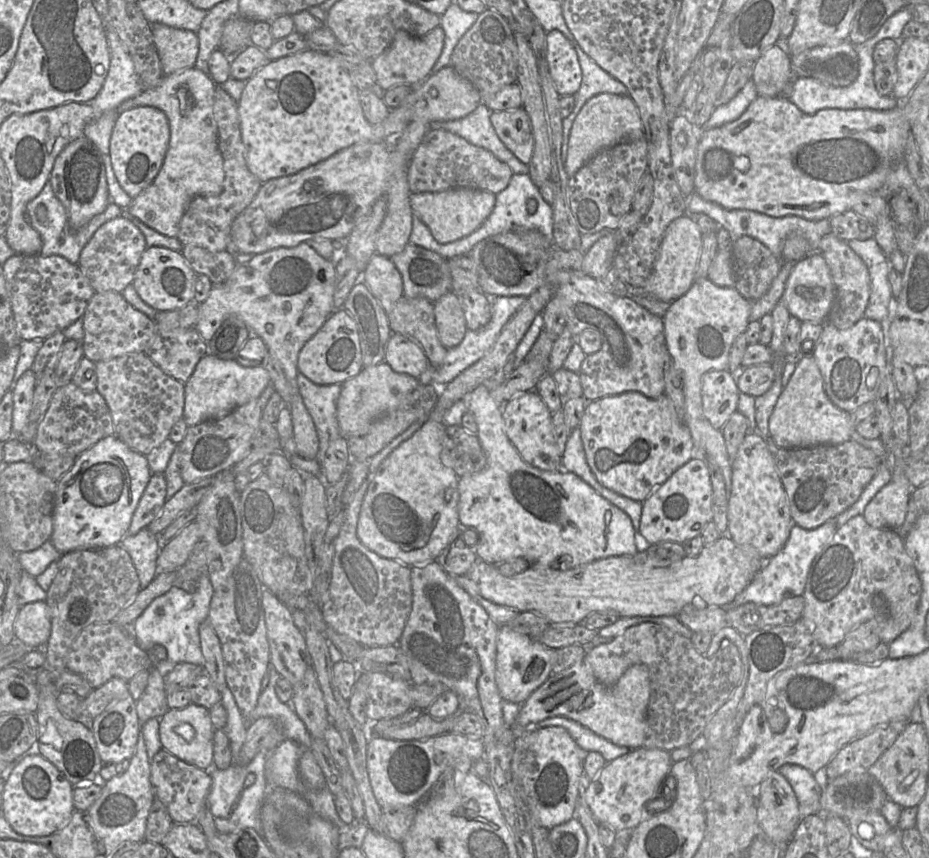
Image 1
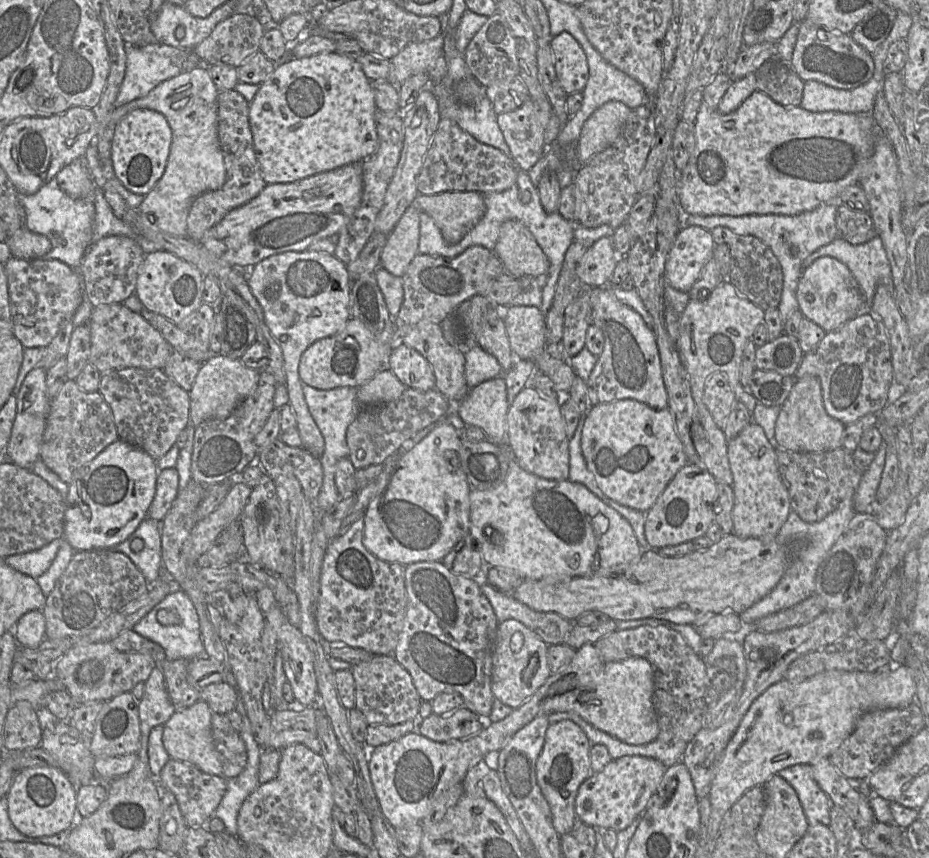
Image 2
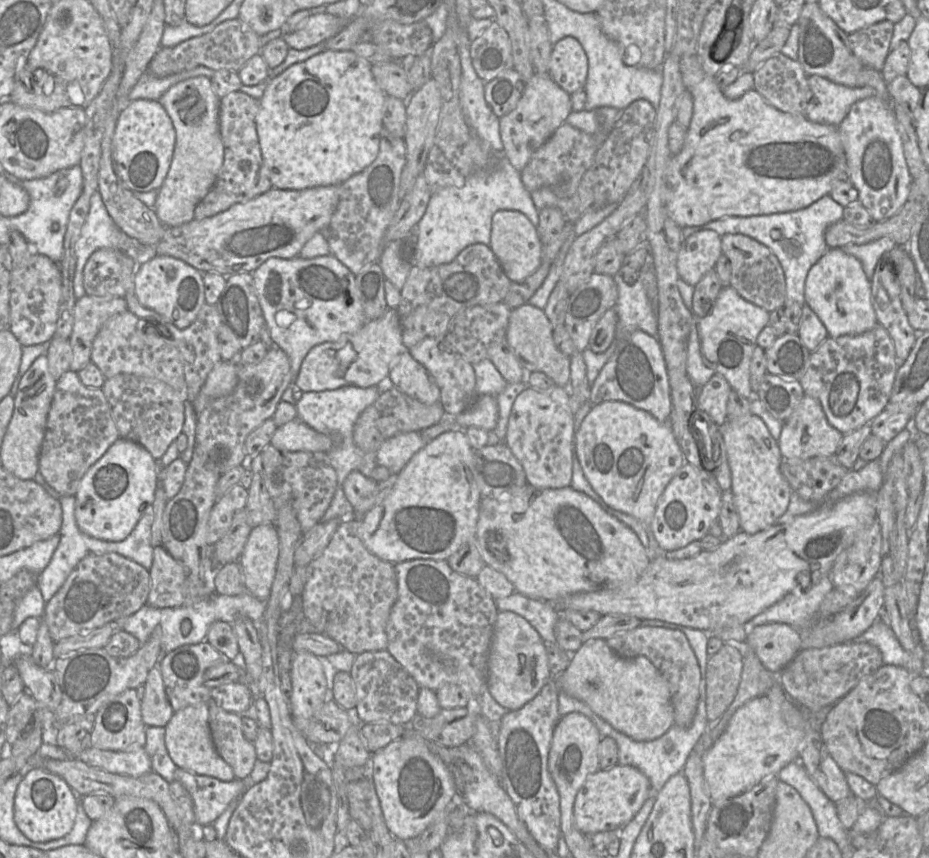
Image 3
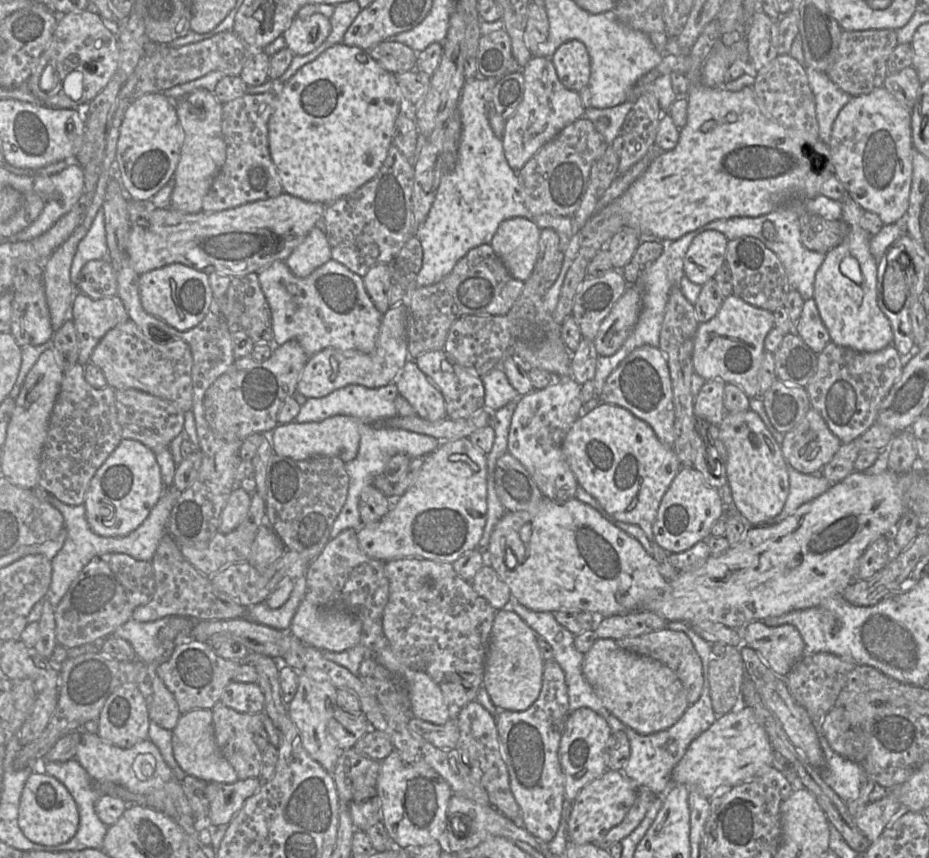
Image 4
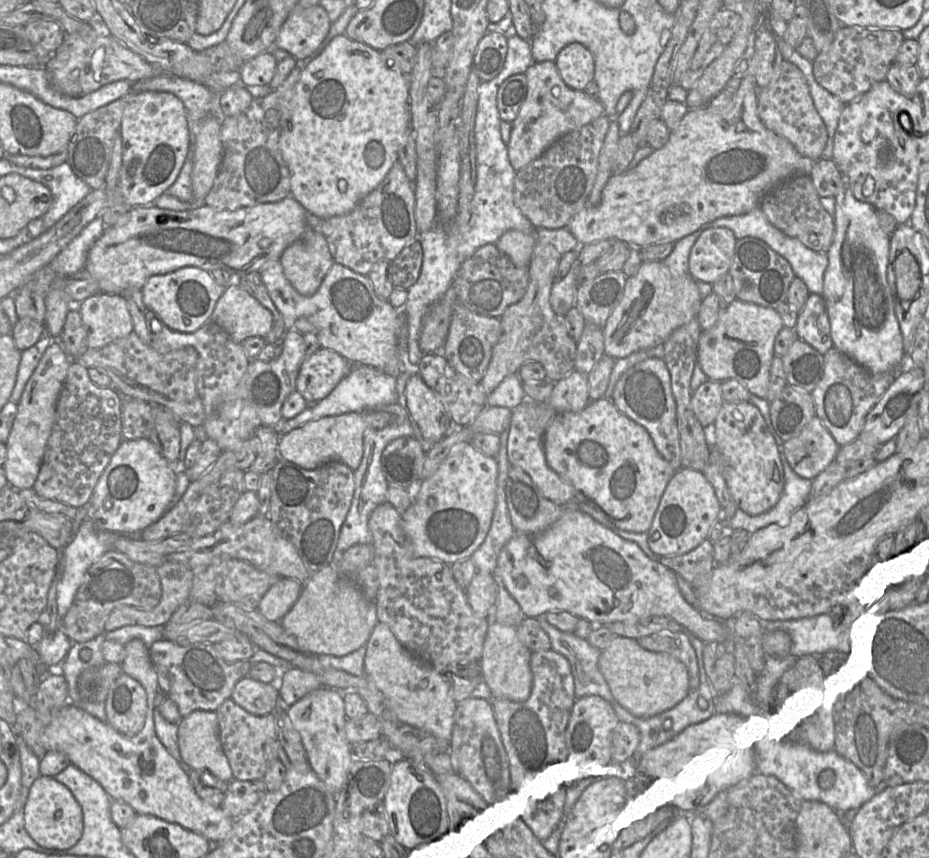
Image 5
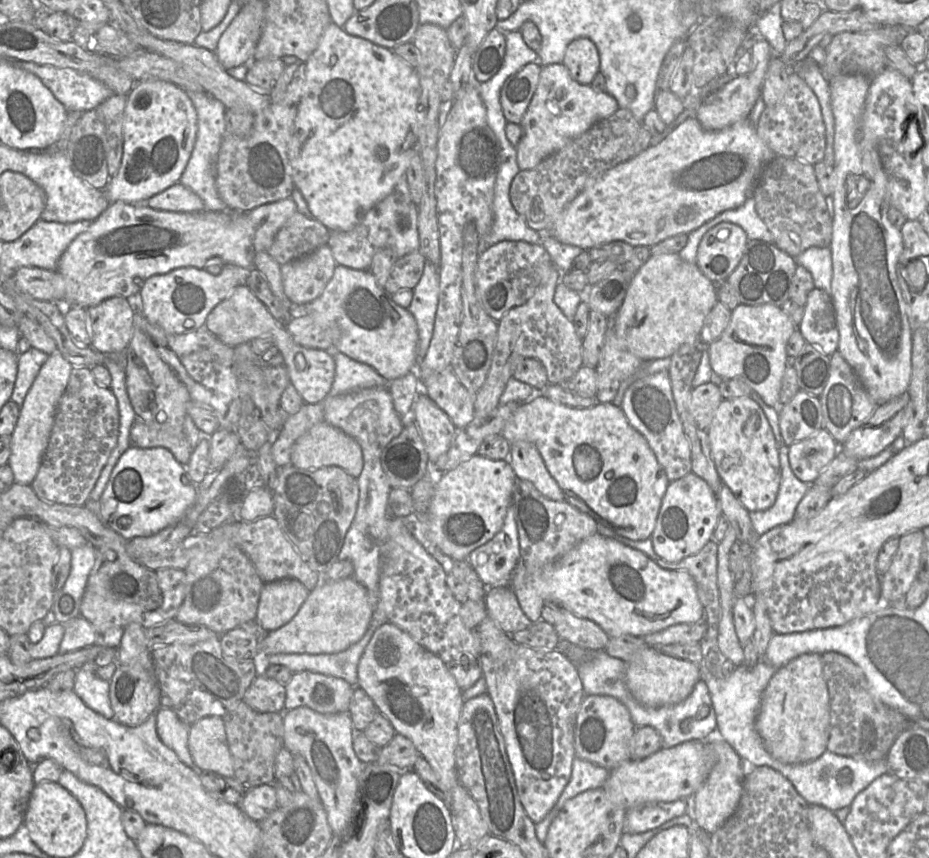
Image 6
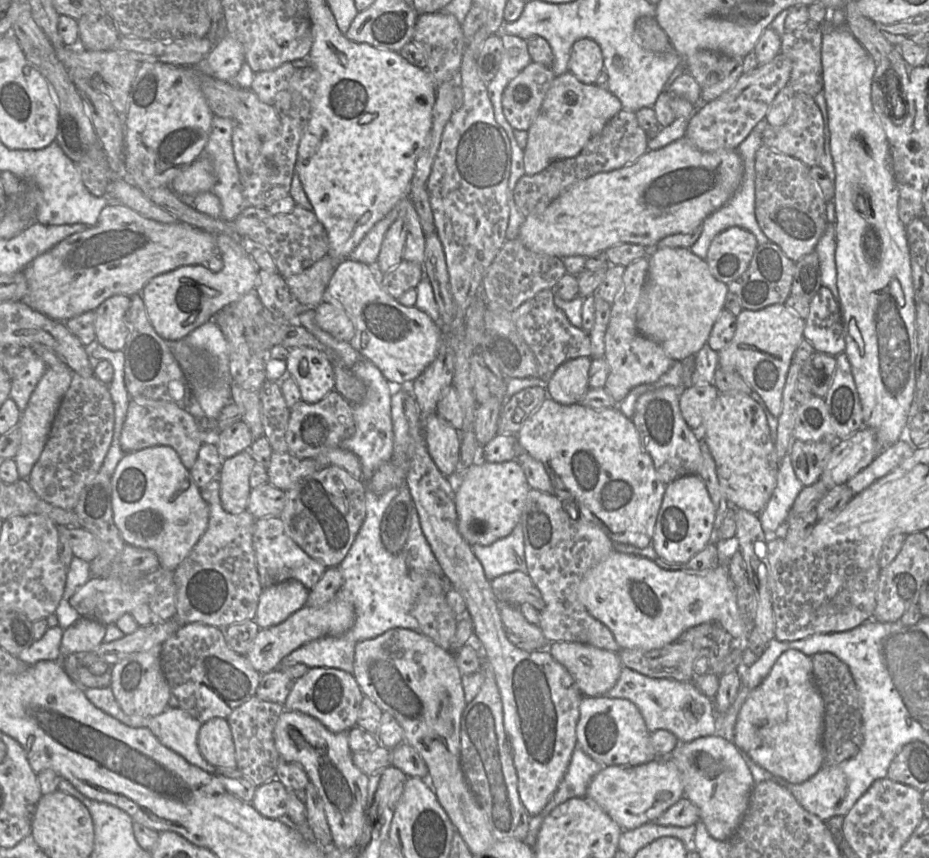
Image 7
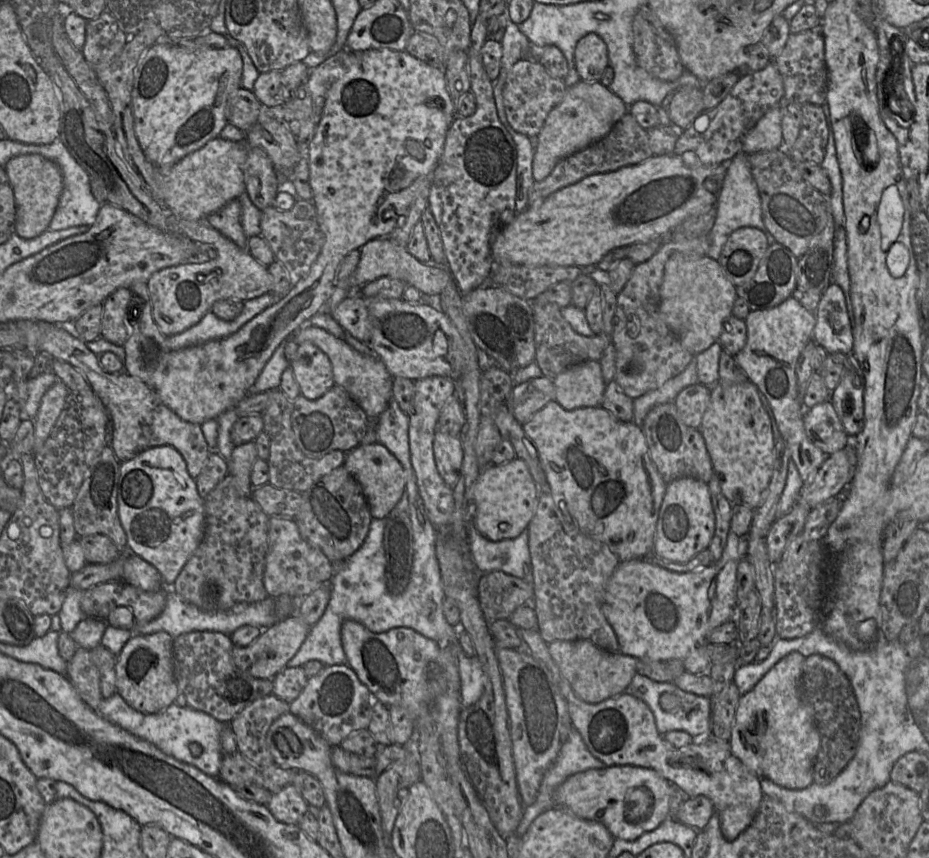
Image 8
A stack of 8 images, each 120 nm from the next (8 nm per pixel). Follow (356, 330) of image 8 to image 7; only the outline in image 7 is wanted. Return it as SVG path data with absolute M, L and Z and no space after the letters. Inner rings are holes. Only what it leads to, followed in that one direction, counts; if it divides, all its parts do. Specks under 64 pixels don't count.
M321 302L314 308L314 312L316 324L335 339L349 342L354 337L354 324L338 305Z

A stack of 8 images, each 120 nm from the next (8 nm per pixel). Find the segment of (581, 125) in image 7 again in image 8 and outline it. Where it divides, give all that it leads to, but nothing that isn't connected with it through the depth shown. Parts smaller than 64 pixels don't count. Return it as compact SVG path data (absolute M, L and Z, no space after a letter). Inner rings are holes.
M583 80L567 88L562 101L546 117L537 135L538 144L532 163L535 181L544 180L556 164L605 137L613 126L629 111L629 106L600 81Z

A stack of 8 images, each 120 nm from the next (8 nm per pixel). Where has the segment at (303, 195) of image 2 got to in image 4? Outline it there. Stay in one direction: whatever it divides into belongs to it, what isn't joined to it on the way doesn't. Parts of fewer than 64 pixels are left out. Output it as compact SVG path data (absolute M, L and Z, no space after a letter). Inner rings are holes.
M283 192L277 197L249 202L219 212L181 213L172 208L154 209L149 214L149 225L131 227L128 254L138 275L173 263L181 263L206 274L218 273L230 278L259 272L275 261L284 261L304 240L317 221L323 219L326 205L304 201Z

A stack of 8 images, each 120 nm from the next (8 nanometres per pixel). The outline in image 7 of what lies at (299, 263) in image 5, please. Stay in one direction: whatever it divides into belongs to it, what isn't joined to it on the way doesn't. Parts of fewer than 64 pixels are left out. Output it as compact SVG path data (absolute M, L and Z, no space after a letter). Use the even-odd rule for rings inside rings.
M326 254L303 272L284 278L291 297L295 298L304 308L314 309L322 302L335 266L334 260Z

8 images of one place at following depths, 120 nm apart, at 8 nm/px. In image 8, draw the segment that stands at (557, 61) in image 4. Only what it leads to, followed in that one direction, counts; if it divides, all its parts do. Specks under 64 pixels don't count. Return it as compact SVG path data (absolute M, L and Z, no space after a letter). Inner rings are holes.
M588 33L578 41L574 59L577 72L585 82L600 81L609 65L607 46L595 33Z

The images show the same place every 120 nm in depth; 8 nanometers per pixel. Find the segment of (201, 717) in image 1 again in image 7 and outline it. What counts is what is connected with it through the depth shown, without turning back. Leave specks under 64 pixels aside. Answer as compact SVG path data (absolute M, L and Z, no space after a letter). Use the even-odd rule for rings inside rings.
M213 718L199 730L197 744L202 757L216 768L235 769L235 745L226 719Z

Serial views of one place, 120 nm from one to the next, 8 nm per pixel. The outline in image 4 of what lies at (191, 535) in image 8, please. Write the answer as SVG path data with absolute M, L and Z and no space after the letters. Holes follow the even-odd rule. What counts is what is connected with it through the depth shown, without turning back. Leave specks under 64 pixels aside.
M121 439L118 447L92 477L84 499L86 519L90 529L103 537L123 537L136 530L164 493L160 467L155 453L142 443L132 439Z

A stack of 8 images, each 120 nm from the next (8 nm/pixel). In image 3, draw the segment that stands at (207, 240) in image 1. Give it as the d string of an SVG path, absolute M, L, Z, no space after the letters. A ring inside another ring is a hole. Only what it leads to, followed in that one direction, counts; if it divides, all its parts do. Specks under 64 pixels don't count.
M235 91L220 99L220 134L224 145L224 161L216 182L208 194L197 204L194 219L202 220L219 214L232 205L251 200L273 186L264 164L256 128L259 100Z

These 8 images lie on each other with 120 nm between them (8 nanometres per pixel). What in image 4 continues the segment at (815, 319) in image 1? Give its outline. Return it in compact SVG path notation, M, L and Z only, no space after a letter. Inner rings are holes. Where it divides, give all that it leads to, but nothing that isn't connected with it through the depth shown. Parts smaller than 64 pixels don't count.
M848 195L841 201L841 220L848 230L842 242L825 254L816 271L813 299L833 343L860 352L875 352L893 344L893 333L877 303L878 261L870 252L870 234L860 226L863 211Z

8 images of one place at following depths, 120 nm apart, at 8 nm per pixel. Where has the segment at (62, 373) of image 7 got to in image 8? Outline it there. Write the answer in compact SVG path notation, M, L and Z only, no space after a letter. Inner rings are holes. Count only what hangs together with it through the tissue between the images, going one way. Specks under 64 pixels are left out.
M57 380L43 395L38 412L33 419L35 441L32 453L38 452L49 437L66 402L69 390Z

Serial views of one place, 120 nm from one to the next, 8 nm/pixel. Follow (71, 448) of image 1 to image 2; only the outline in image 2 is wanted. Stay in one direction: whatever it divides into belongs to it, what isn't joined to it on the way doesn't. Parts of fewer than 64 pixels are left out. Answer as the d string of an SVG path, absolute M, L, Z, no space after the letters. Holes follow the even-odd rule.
M67 379L58 394L51 401L46 426L42 437L40 459L63 482L70 484L75 473L92 461L108 445L118 440L112 410L99 391L85 392L80 389L75 380Z

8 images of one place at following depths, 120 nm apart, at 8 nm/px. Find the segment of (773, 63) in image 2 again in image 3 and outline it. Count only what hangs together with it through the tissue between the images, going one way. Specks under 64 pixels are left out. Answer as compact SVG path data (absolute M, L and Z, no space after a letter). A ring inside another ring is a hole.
M781 53L769 58L754 72L754 90L774 108L796 116L806 117L806 109L812 99L812 92L808 85L808 75L801 64L782 55Z

